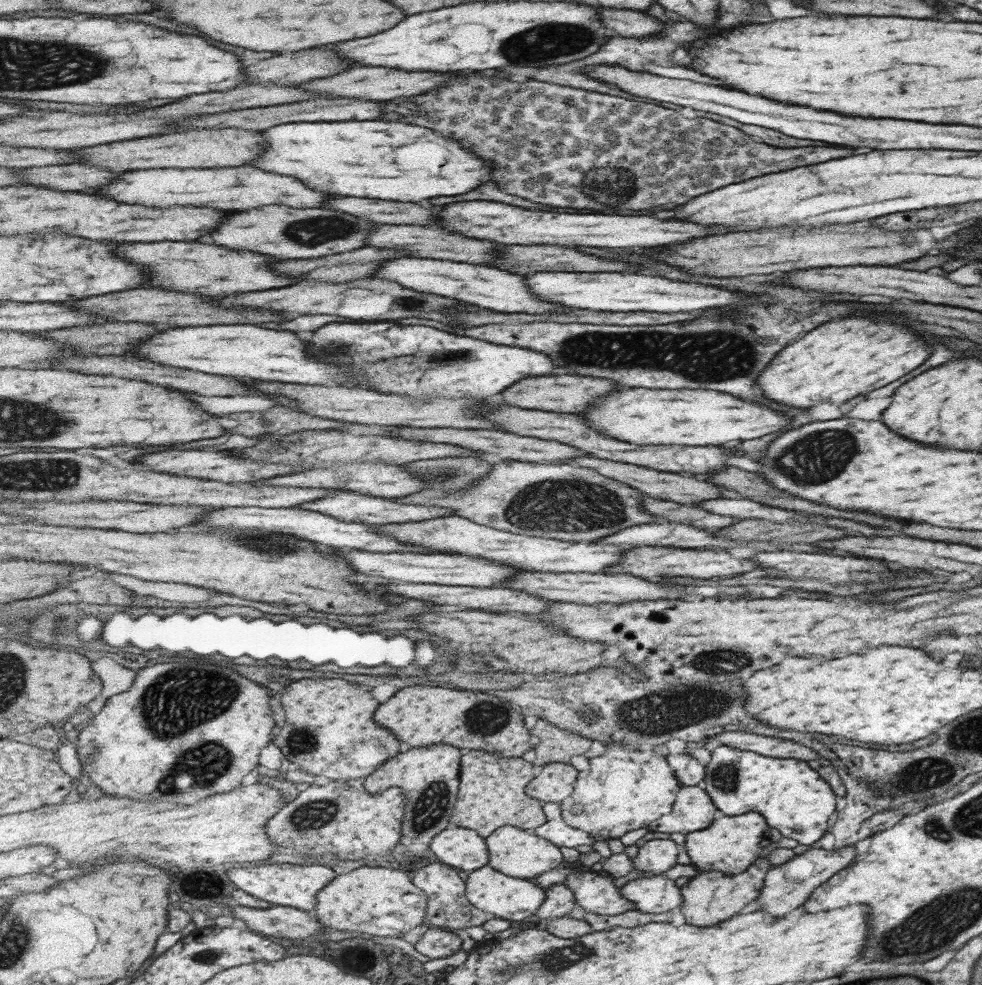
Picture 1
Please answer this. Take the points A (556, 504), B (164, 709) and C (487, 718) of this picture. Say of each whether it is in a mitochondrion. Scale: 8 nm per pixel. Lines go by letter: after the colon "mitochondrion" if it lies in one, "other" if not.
A: mitochondrion
B: mitochondrion
C: mitochondrion

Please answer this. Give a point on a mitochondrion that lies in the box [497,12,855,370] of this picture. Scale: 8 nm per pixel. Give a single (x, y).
(615, 188)

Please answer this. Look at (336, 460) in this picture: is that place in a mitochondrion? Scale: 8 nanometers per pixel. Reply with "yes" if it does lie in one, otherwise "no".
no

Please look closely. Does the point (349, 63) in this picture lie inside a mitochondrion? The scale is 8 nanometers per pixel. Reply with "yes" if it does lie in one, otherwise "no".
no

